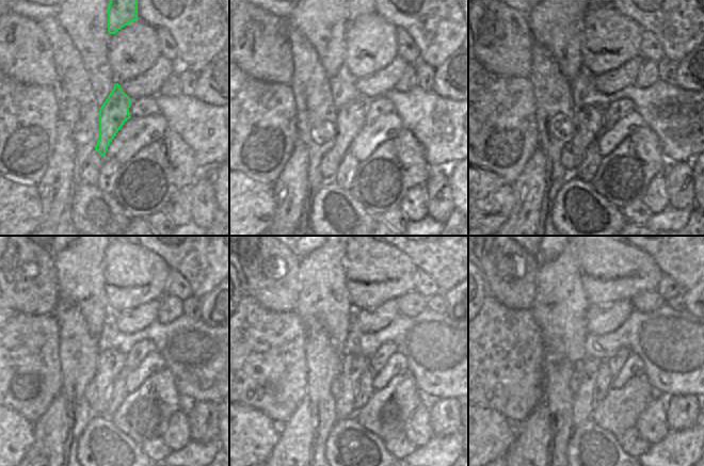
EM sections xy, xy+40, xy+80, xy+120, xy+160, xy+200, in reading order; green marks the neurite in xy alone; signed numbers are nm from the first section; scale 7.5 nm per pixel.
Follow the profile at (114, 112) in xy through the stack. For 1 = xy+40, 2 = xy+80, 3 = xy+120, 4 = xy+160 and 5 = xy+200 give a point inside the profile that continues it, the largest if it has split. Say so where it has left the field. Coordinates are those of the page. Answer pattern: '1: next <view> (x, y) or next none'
1: next xy+40 (351, 116)
2: next xy+80 (588, 119)
3: next xy+120 (111, 362)
4: next xy+160 (351, 365)
5: next xy+200 (584, 403)

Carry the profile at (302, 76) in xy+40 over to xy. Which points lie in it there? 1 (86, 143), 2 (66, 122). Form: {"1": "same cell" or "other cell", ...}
{"1": "same cell", "2": "other cell"}

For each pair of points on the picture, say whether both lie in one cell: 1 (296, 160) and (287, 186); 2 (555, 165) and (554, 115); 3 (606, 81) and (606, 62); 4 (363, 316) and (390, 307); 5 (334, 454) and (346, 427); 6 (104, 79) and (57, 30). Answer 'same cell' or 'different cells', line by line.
1: same cell
2: same cell
3: different cells
4: same cell
5: same cell
6: different cells

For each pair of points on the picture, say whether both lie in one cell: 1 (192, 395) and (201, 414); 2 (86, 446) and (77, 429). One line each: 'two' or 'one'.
1: two
2: two

